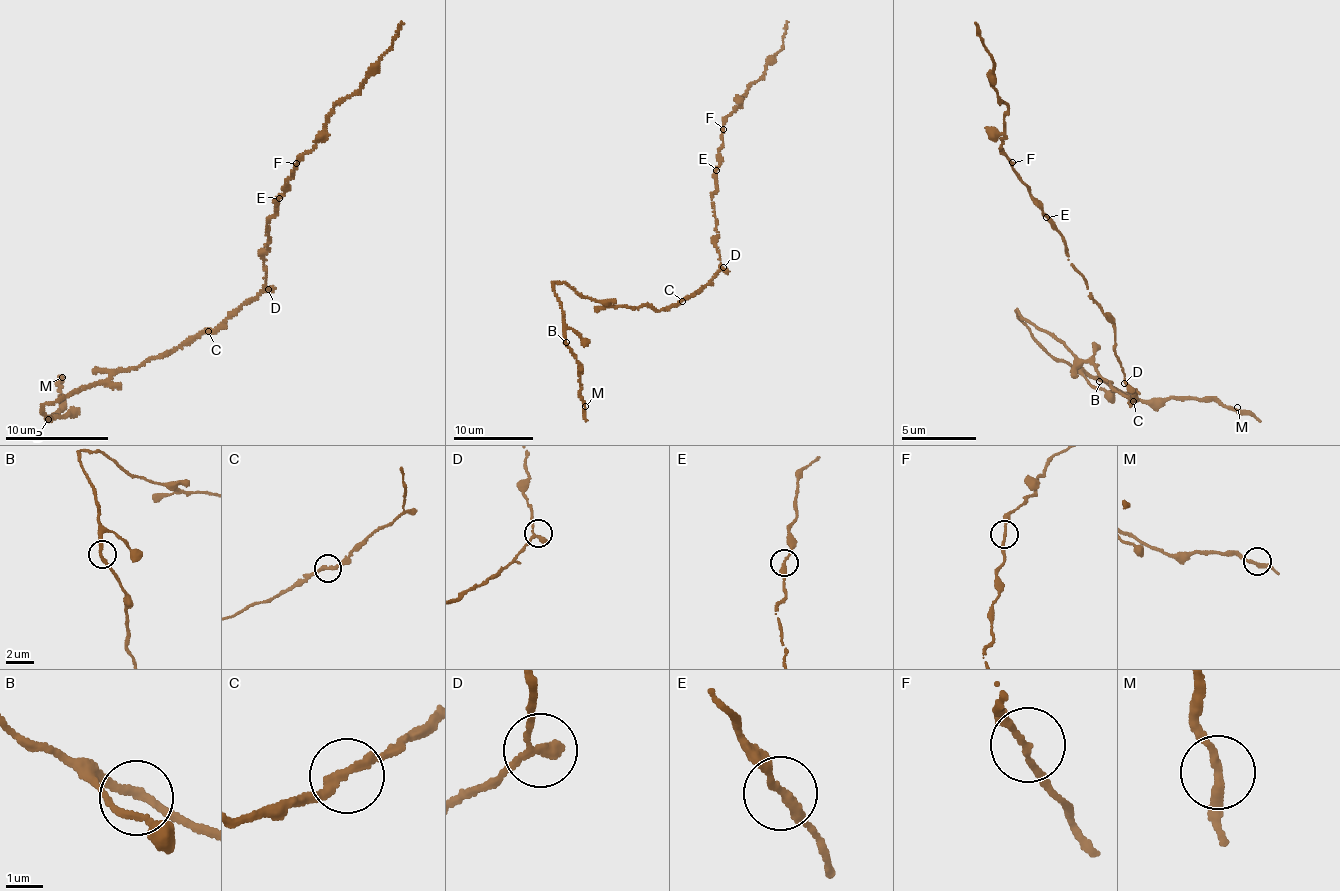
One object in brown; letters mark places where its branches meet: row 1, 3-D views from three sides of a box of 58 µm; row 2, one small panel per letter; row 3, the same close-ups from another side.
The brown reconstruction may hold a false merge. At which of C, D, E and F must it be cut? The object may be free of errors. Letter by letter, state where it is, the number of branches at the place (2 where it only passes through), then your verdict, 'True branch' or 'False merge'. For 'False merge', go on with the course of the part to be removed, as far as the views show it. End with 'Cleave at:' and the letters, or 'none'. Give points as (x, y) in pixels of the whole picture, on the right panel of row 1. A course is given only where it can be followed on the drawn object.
C: Place: (1133, 401). Branches: 2. True branch
D: Place: (1124, 383). Branches: 2. True branch
E: Place: (1046, 217). Branches: 2. True branch
F: Place: (1012, 162). Branches: 2. True branch
Cleave at: none

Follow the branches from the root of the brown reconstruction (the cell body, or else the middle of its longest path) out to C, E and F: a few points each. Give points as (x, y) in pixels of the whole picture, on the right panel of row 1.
C: (1126, 383), (1135, 388), (1130, 399), (1134, 400)
E: (1126, 383), (1116, 353), (1116, 320), (1086, 290), (1086, 277), (1067, 261), (1065, 236), (1046, 217)
F: (1126, 383), (1116, 353), (1116, 320), (1086, 290), (1086, 277), (1067, 261), (1065, 236), (1011, 164)

